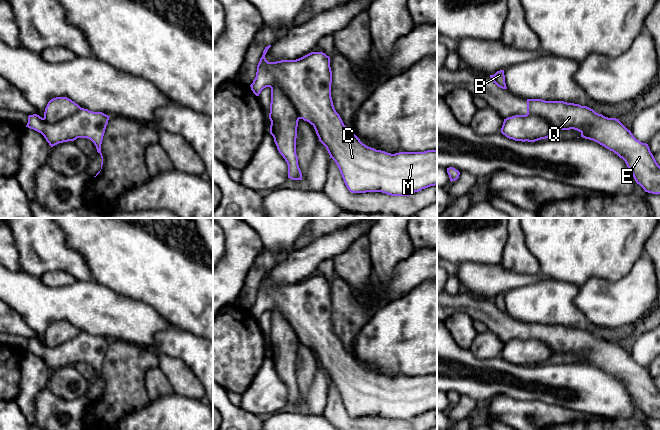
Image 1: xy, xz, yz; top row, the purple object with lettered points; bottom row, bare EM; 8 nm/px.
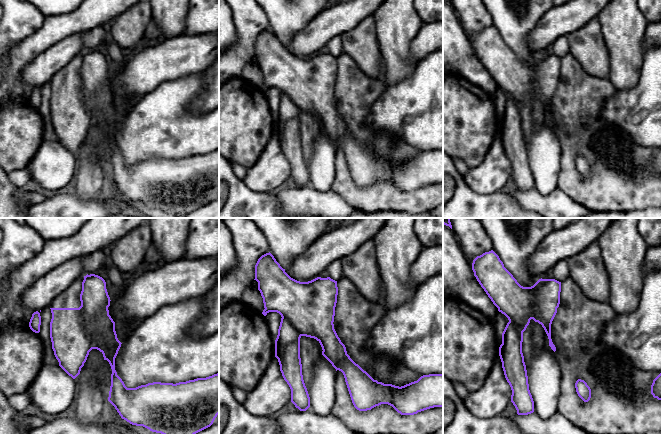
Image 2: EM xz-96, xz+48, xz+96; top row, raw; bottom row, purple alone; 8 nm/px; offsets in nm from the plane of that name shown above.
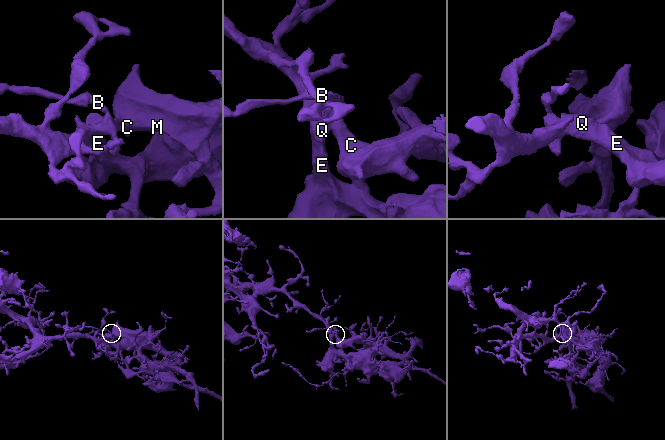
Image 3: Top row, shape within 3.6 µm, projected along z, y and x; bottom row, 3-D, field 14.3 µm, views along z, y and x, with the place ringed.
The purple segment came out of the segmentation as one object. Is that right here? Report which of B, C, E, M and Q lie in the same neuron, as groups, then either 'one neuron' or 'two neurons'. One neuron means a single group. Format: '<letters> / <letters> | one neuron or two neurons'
B C E M Q | one neuron

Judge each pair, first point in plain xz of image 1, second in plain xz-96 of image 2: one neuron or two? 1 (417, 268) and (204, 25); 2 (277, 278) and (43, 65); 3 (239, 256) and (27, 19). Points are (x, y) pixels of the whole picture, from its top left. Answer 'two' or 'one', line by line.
1: two
2: one
3: one

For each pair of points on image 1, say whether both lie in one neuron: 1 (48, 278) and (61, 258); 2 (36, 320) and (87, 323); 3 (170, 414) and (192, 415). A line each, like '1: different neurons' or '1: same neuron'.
1: different neurons
2: same neuron
3: same neuron

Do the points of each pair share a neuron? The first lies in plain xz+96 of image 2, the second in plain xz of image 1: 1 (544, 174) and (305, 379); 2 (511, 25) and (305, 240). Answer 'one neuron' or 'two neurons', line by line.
1: two neurons
2: two neurons

